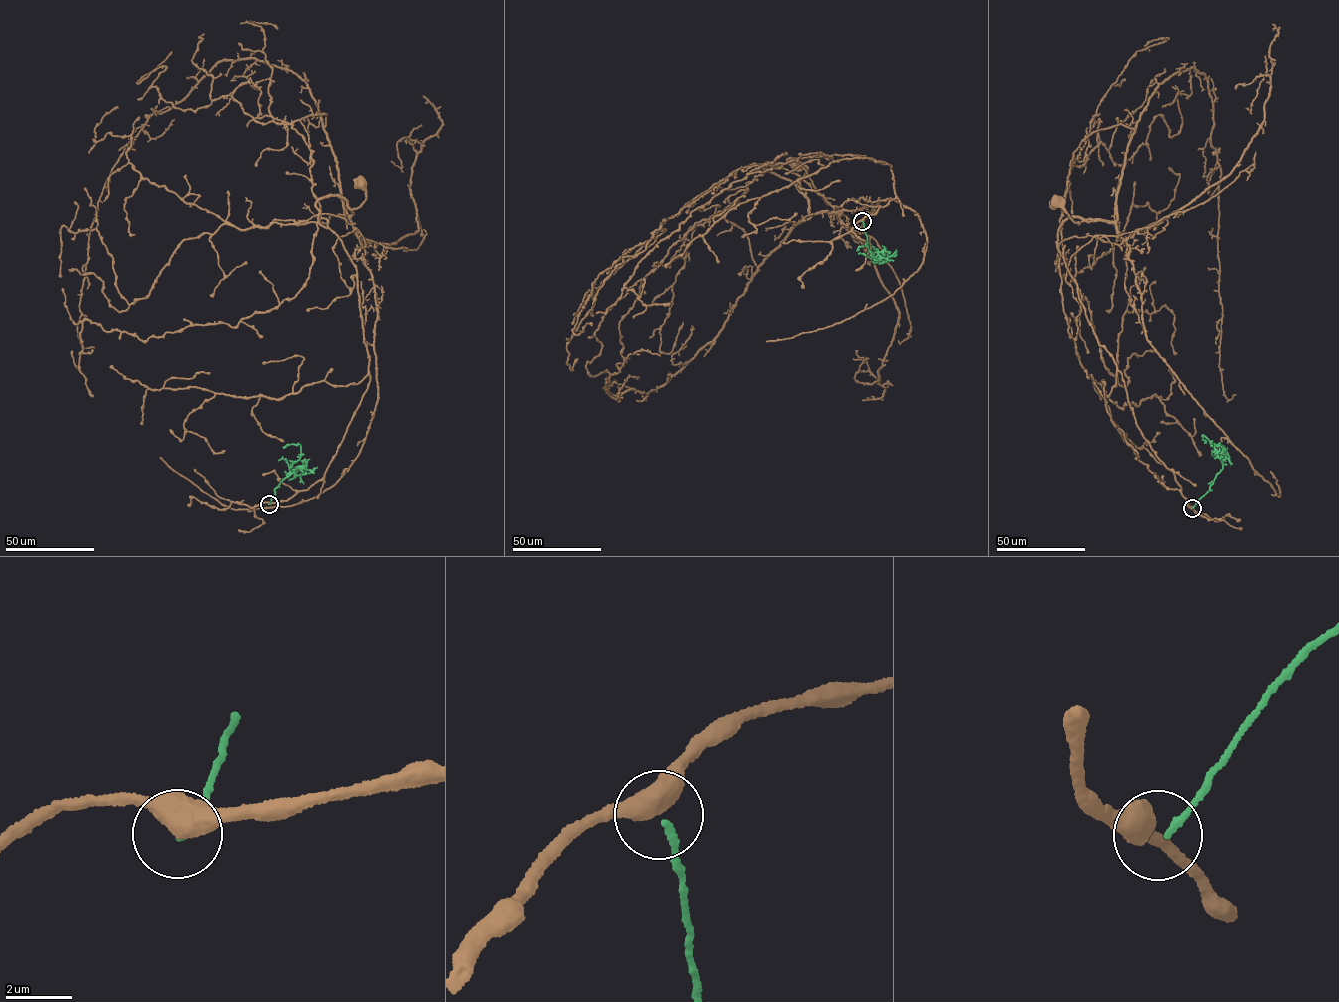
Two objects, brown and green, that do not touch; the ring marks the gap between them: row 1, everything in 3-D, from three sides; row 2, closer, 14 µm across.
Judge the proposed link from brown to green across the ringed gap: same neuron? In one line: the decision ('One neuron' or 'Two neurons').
Two neurons

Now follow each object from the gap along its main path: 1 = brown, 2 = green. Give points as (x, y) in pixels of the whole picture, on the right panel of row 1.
1: (1192, 508), (1138, 428), (1120, 372), (1098, 343), (1056, 244), (1067, 219), (1093, 220), (1073, 222), (1058, 201)
2: (1192, 508), (1222, 470), (1218, 456), (1219, 445), (1227, 455), (1225, 458), (1217, 454), (1203, 435), (1206, 443)

